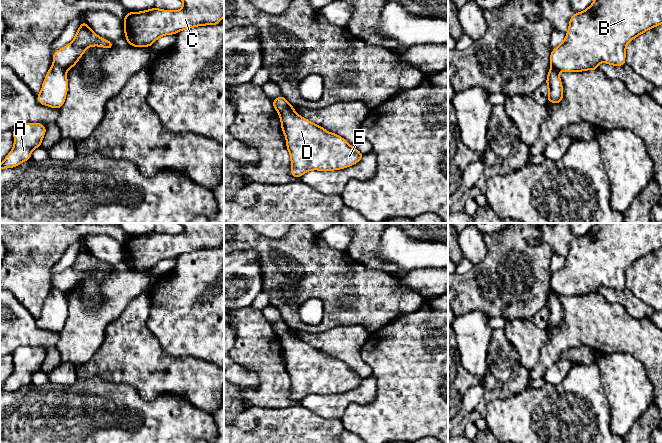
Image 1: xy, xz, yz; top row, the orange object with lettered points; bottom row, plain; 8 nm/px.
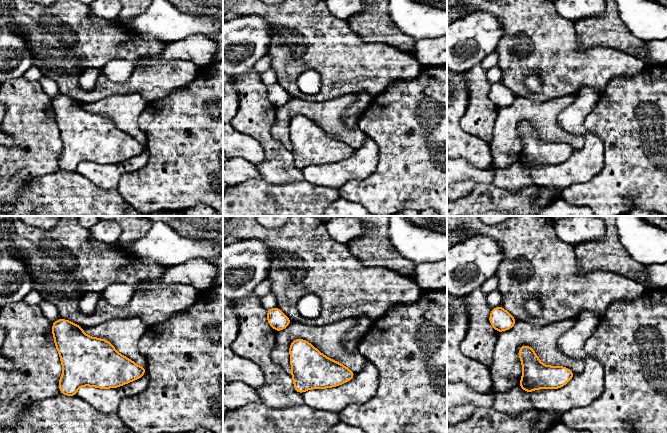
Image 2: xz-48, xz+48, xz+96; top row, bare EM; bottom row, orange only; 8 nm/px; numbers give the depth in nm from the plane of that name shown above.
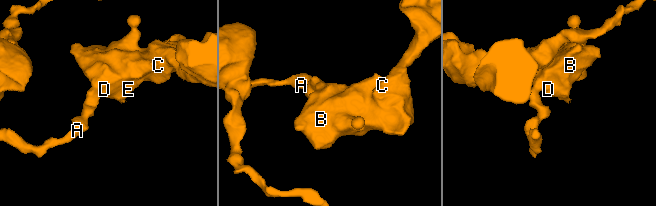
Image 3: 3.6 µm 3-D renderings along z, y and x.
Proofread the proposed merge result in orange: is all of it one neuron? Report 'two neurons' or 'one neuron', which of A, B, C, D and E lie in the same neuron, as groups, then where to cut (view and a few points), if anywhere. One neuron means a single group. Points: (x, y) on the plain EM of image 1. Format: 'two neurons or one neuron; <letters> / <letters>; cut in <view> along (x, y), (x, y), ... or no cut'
two neurons; A / B C D E; cut in xy along (54, 287), (66, 294)

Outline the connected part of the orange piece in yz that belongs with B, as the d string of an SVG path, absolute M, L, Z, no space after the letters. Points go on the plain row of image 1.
M595 223L595 225L584 235L575 237L569 244L569 252L566 257L565 264L551 275L550 285L551 289L559 295L573 295L581 296L585 294L598 294L598 288L605 286L609 289L623 290L626 288L625 278L626 270L635 261L645 257L647 254L662 248L662 223Z

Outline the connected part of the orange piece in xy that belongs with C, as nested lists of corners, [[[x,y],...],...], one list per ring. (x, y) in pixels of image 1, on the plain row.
[[[181,223],[181,234],[156,231],[142,236],[128,236],[124,257],[130,270],[150,271],[159,261],[203,249],[217,249],[224,241],[224,223]]]

